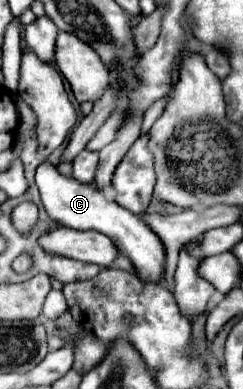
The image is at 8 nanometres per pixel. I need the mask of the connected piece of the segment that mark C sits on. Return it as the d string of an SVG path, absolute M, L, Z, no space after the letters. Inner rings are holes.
M47 160L39 164L35 172L35 182L39 186L41 202L47 210L47 214L75 230L95 230L105 236L109 236L119 252L127 256L135 268L141 280L145 282L159 282L163 278L165 270L165 248L159 240L159 236L133 212L121 208L117 202L107 200L105 194L99 188L93 188L93 184L81 184L69 176L63 176L57 166L49 164Z

